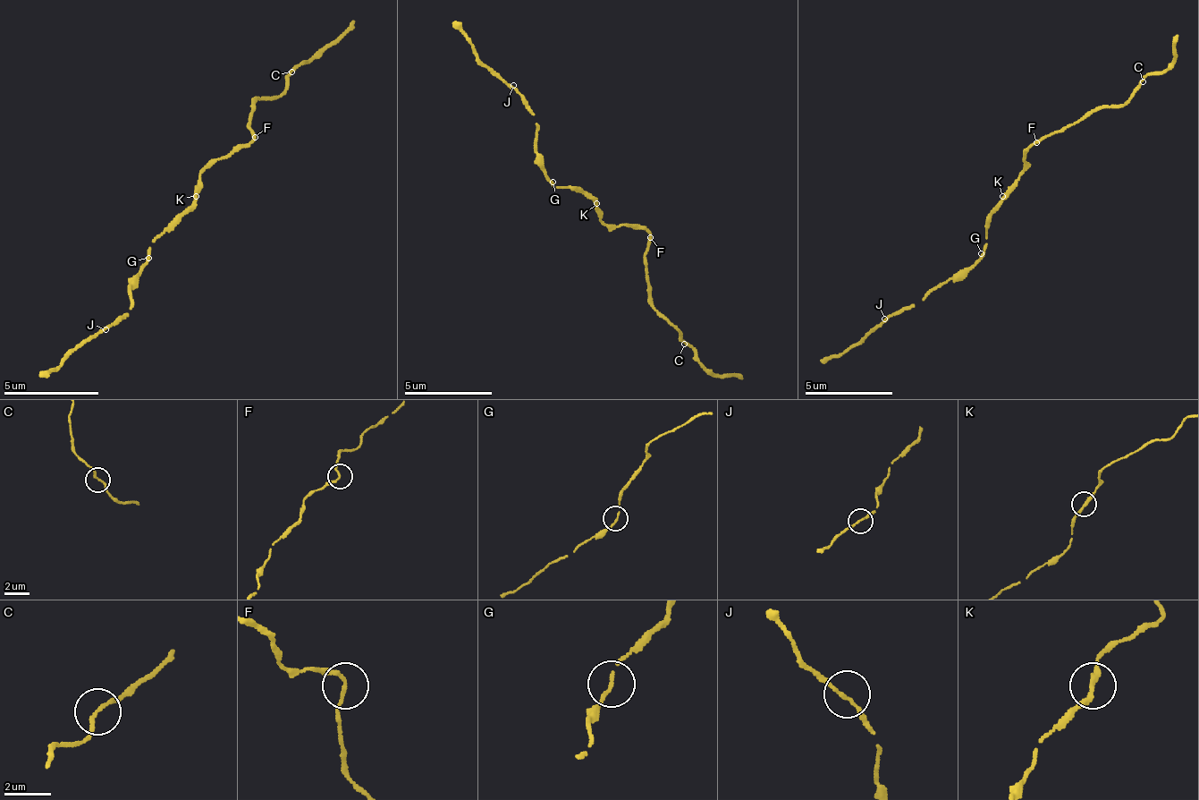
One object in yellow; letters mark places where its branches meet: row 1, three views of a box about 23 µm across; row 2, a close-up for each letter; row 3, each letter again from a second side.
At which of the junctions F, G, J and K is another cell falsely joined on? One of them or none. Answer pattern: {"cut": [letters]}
{"cut": []}

